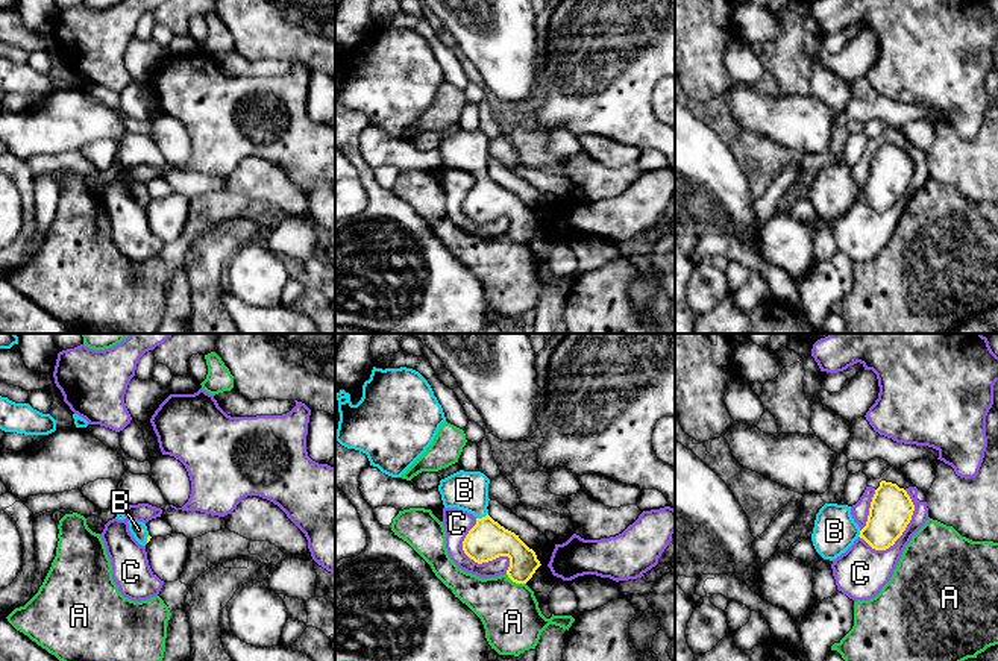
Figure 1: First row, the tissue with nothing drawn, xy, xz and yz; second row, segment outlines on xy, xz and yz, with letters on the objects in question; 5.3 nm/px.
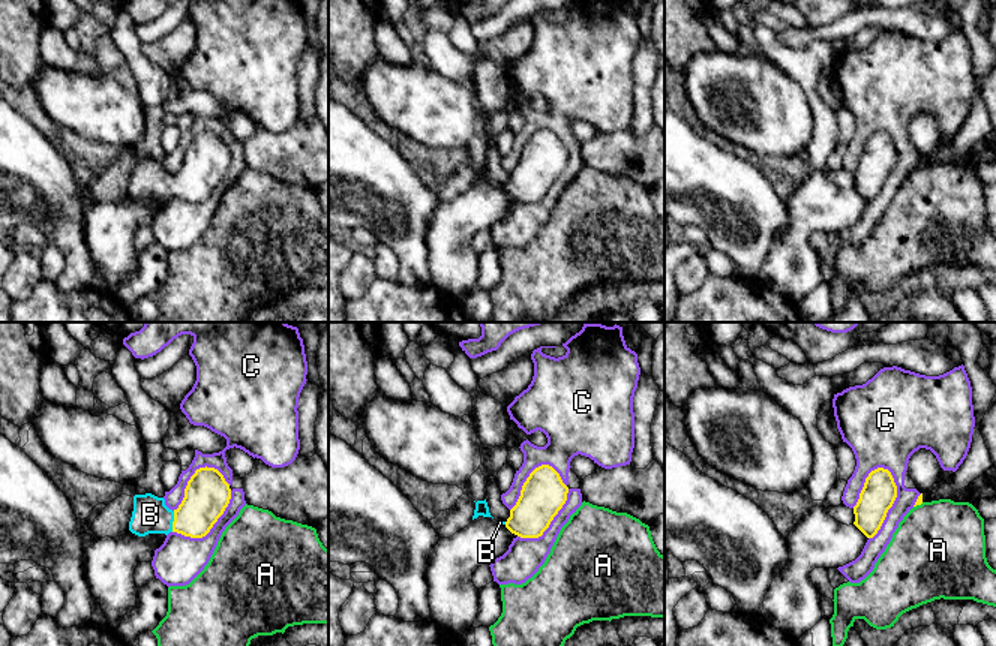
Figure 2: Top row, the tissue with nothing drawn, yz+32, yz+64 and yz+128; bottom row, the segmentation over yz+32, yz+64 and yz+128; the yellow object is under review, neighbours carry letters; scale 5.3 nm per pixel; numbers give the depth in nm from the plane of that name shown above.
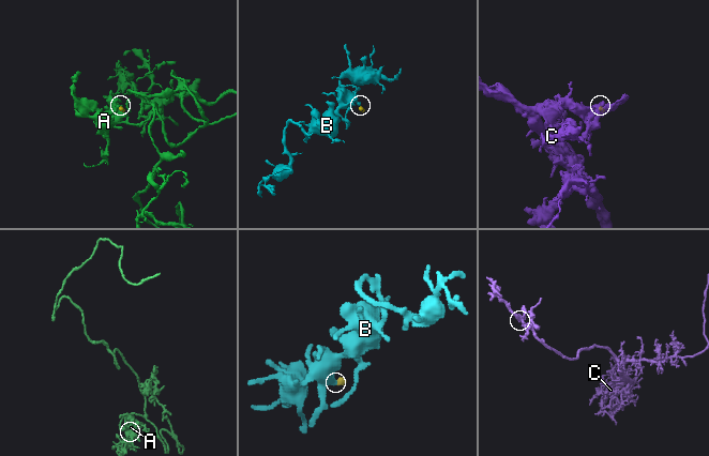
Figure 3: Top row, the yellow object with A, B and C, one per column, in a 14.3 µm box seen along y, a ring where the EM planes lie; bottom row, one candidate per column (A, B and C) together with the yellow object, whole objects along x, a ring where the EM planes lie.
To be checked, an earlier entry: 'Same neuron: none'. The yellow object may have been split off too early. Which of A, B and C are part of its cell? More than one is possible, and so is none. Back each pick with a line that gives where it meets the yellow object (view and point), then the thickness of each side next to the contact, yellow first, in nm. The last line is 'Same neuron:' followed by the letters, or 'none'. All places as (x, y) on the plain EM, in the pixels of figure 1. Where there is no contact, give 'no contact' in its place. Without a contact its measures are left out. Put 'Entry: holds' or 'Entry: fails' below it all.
B: meets yellow in xz at (483, 178); 220 nm thick on the yellow side, 200 nm on the other
Same neuron: B
Entry: fails

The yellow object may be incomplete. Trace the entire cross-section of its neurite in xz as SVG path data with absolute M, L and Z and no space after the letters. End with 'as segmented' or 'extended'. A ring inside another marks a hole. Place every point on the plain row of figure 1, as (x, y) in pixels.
M460 130L441 139L438 152L444 168L458 168L476 177L476 185L463 202L464 214L478 224L508 217L508 238L526 244L541 224L519 196L488 176L488 144L490 139L481 132Z; extended

